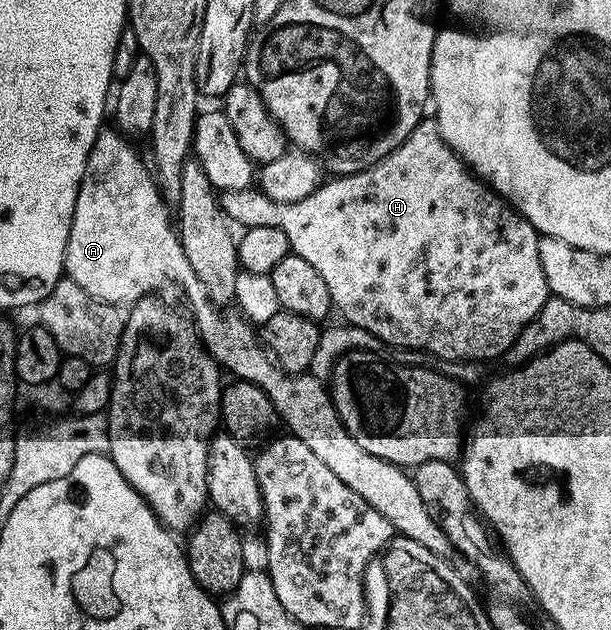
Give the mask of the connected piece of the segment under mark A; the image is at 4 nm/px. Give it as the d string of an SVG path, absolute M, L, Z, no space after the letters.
M102 129L97 134L95 145L87 157L65 250L64 274L67 278L75 281L75 285L80 285L85 292L91 293L91 297L114 305L137 303L140 299L152 296L153 290L164 283L174 283L175 286L182 287L189 298L189 307L193 310L191 319L205 350L228 374L230 371L238 380L253 383L259 389L263 389L263 393L267 393L267 397L275 405L280 422L289 426L286 427L288 434L299 437L299 441L303 441L303 445L307 445L307 449L311 449L315 457L321 458L323 465L327 465L327 469L331 469L331 473L335 473L335 477L339 477L343 485L351 485L351 489L355 489L355 493L359 493L363 501L367 501L367 505L379 509L379 513L383 513L383 517L391 521L398 536L419 541L419 545L431 549L431 553L436 555L452 556L454 549L451 541L447 541L443 529L439 529L431 513L427 513L427 505L423 505L423 497L419 497L419 489L415 489L410 472L364 451L349 436L341 423L341 418L337 416L326 384L324 387L313 373L290 373L281 370L280 366L275 365L270 352L259 342L258 332L240 314L228 315L225 312L228 310L212 303L207 297L203 285L191 269L191 261L187 261L187 253L183 253L183 245L177 236L170 208L163 198L161 188L157 186L154 172L147 166L146 160L145 163L141 160L140 153L125 140L128 138L120 130L112 130Z

